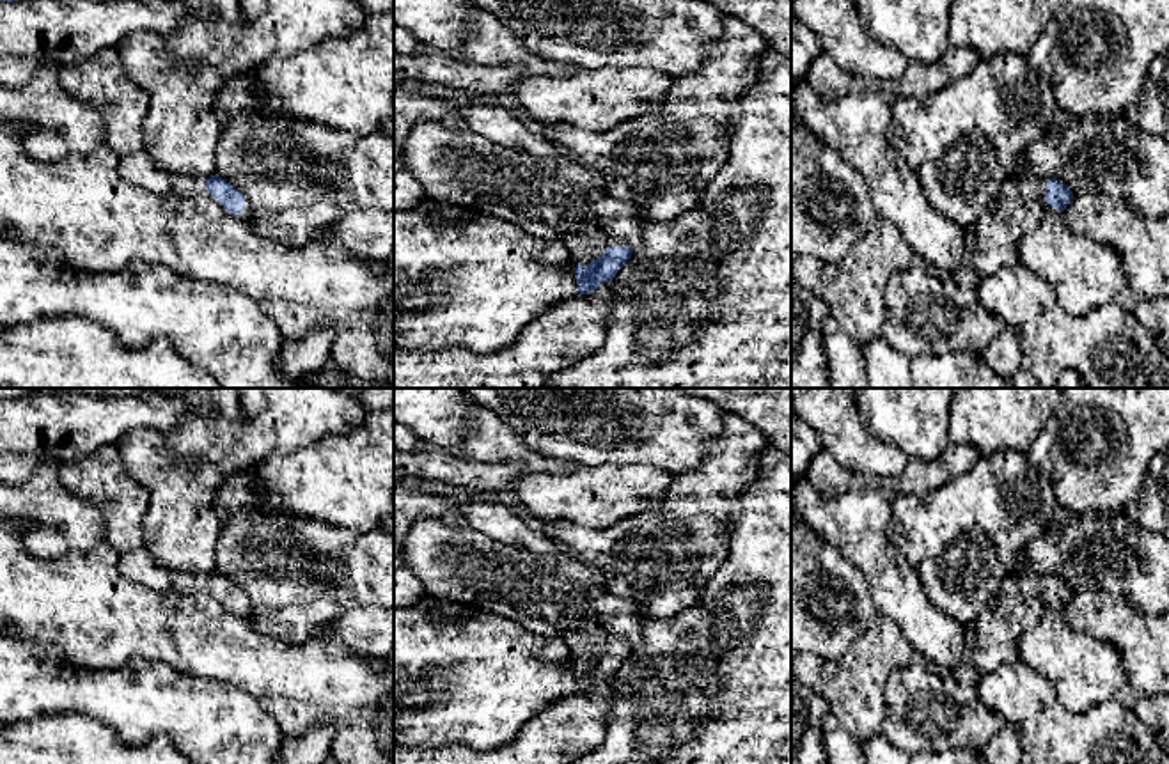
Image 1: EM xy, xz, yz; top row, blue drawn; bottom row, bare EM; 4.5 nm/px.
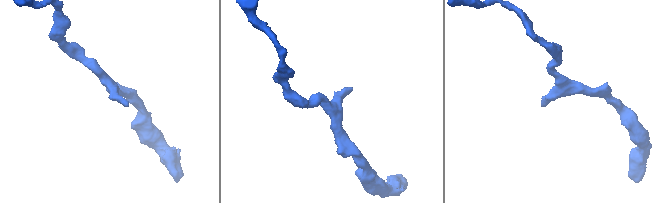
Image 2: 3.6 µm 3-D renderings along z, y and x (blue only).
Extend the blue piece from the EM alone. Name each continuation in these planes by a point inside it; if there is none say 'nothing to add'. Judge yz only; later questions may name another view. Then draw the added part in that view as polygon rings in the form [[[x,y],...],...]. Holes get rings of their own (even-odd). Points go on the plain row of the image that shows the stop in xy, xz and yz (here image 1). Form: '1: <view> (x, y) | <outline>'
1: yz (1017, 607) | [[[1011,573],[974,622],[972,663],[979,675],[1018,661],[1018,642],[1050,606],[1045,599],[1048,574]]]

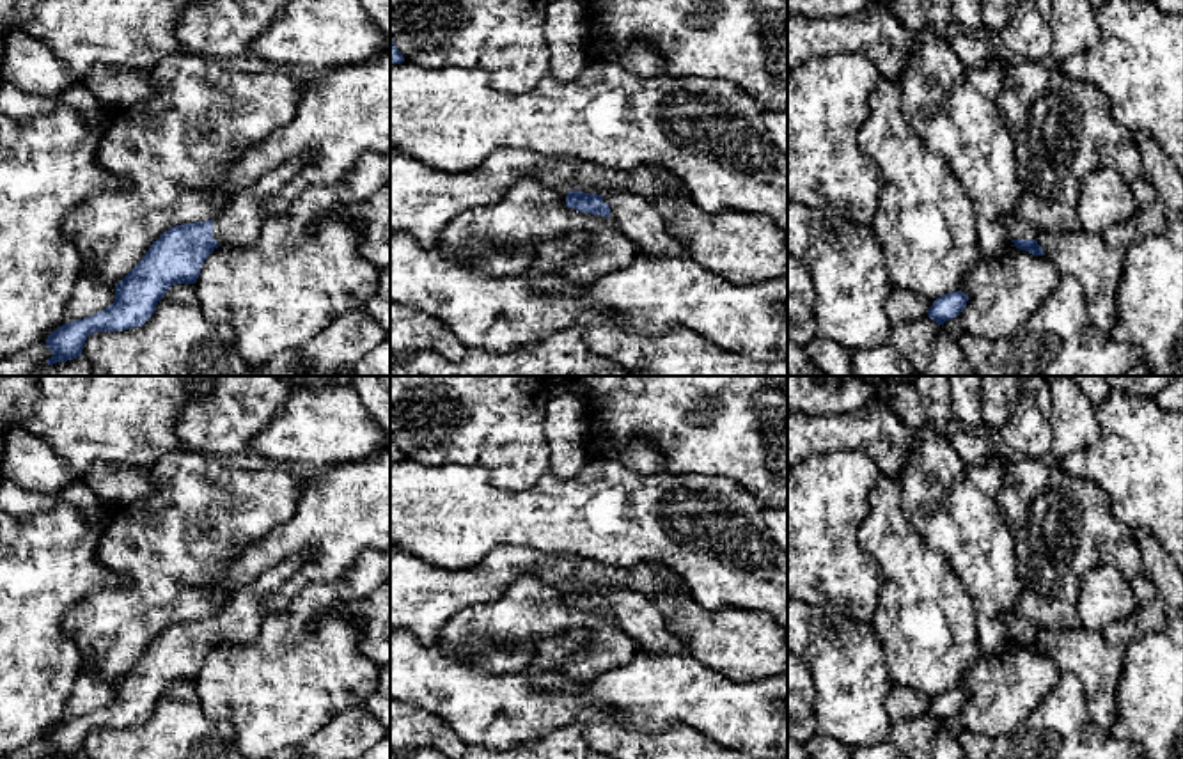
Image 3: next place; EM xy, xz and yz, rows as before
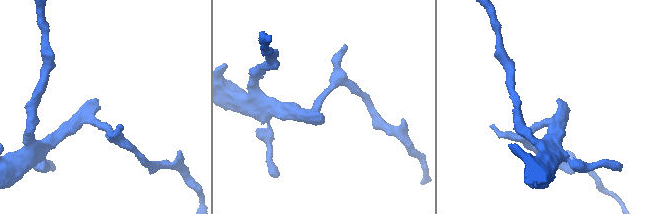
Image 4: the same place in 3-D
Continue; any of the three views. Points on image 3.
1: yz (1017, 626) | [[[1015,610],[1004,615],[1004,622],[1007,626],[1007,635],[1011,637],[1038,637],[1039,626]]]

